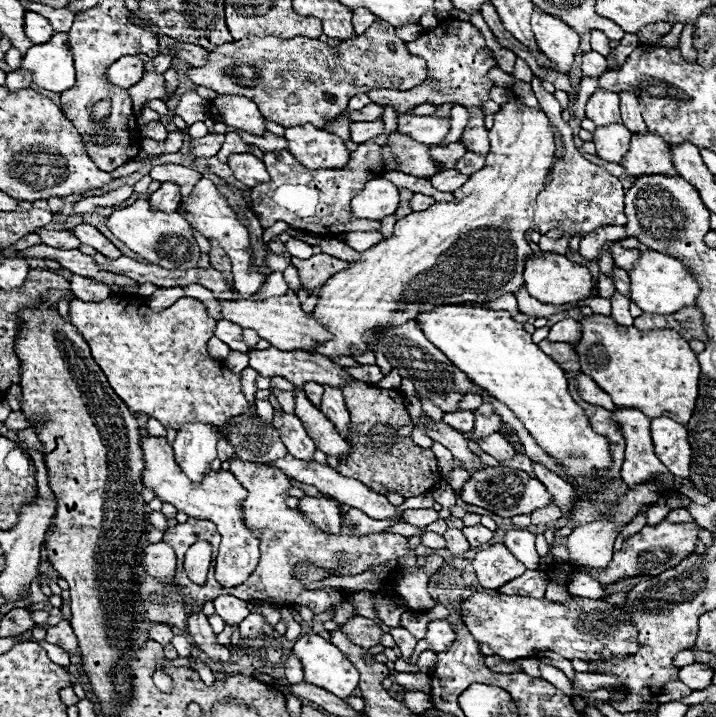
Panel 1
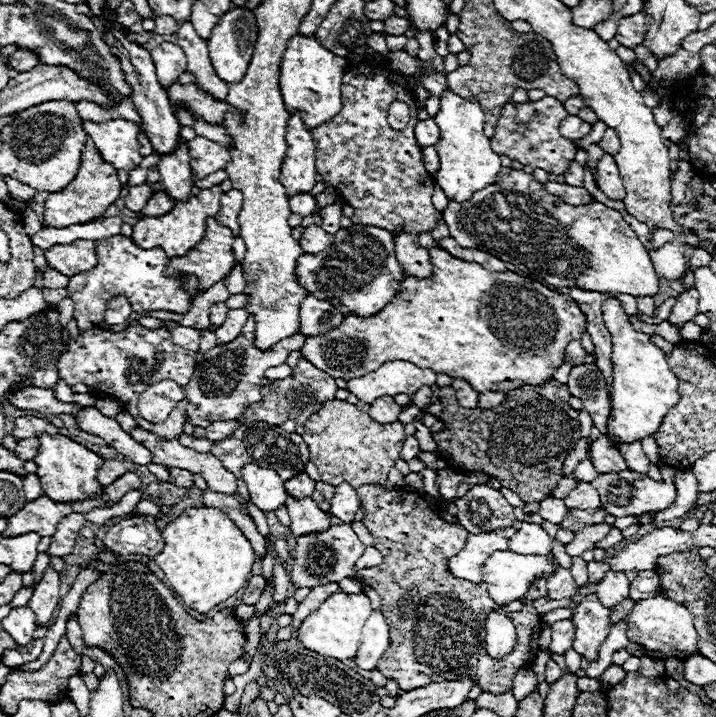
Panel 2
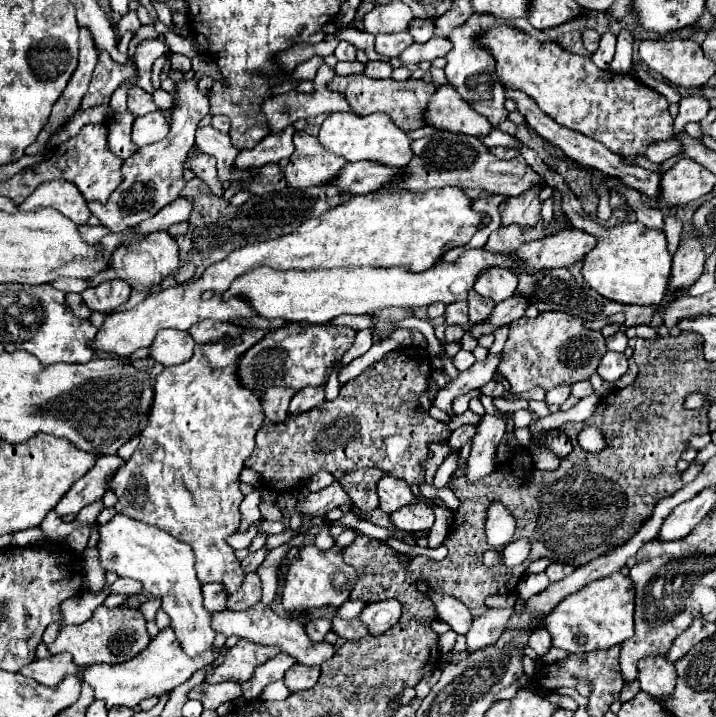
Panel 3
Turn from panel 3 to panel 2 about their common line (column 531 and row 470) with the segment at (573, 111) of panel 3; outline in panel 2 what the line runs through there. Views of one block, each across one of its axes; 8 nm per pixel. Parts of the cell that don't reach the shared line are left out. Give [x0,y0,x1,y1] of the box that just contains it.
[34,434,104,502]

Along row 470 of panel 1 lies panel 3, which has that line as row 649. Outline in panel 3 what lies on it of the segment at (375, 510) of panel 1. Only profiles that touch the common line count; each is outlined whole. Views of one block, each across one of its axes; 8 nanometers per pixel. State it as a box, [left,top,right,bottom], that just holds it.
[212,602,336,664]

